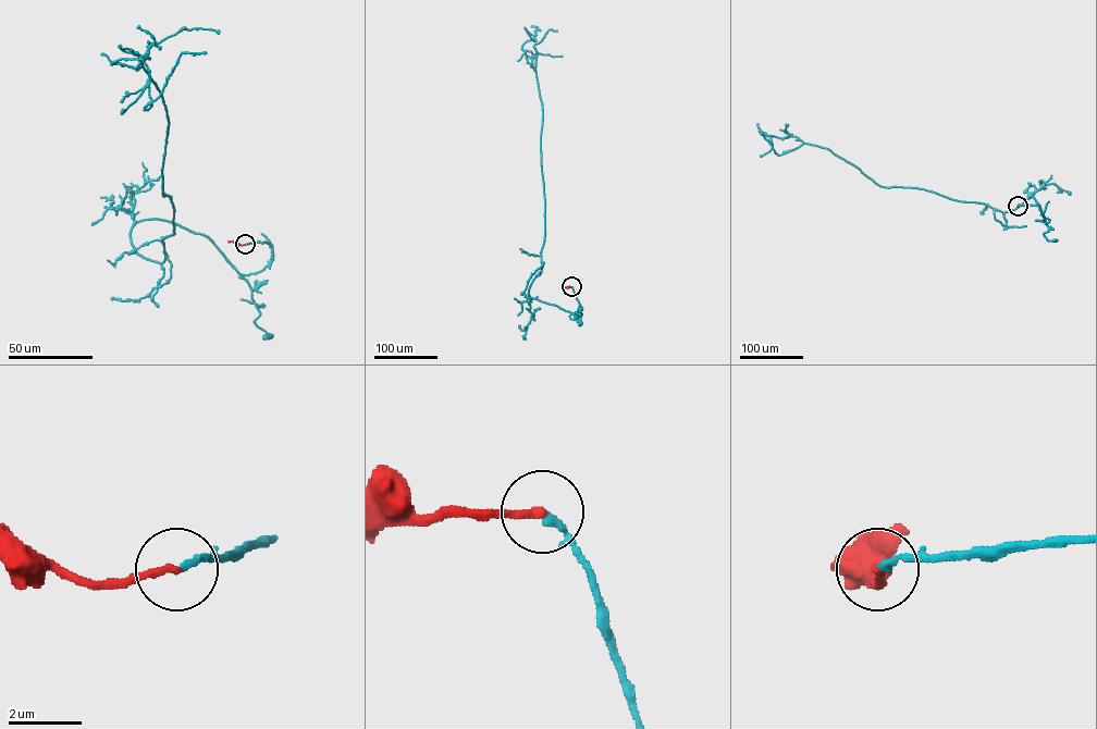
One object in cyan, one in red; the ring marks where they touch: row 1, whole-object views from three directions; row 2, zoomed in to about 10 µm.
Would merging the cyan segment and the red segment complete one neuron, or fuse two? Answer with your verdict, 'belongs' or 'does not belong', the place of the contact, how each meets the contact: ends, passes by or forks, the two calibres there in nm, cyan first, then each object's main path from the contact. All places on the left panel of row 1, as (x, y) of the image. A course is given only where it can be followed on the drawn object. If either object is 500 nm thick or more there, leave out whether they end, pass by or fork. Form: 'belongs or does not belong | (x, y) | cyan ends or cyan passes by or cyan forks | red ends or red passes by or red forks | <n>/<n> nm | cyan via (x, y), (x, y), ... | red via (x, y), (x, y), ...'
does not belong | (245, 244) | cyan ends | red ends | 180/240 nm | cyan via (245, 244), (267, 242), (272, 248), (271, 264), (242, 275), (259, 312), (255, 323), (269, 337) | red via (245, 244), (227, 242)

